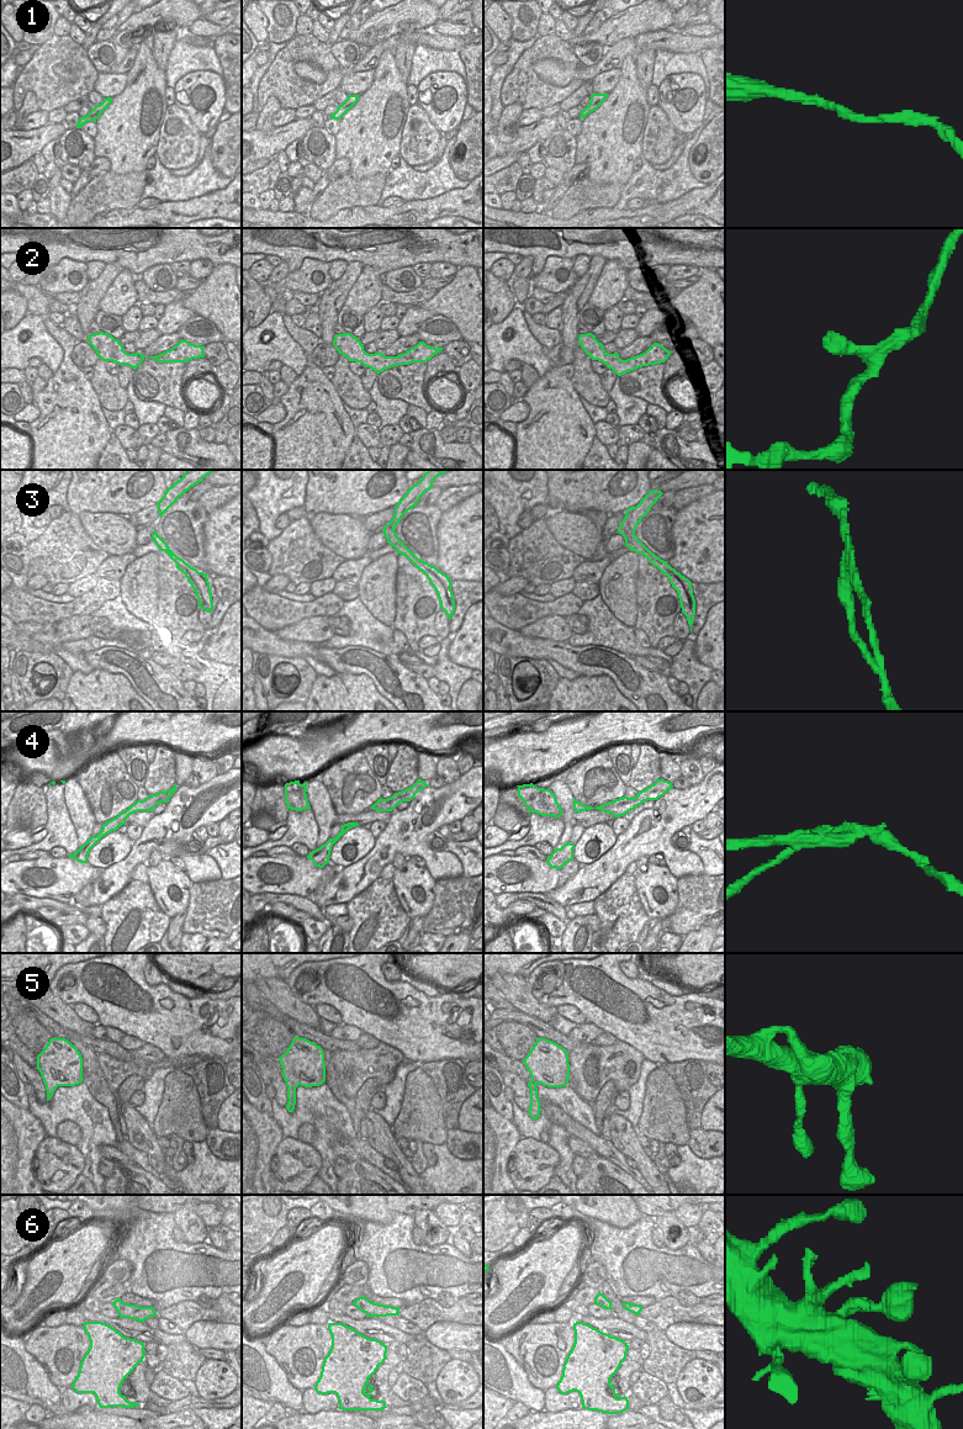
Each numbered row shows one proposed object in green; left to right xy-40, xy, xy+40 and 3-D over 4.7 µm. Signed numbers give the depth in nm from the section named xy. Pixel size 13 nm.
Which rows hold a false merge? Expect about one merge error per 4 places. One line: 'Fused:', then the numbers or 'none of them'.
Fused: 3, 4

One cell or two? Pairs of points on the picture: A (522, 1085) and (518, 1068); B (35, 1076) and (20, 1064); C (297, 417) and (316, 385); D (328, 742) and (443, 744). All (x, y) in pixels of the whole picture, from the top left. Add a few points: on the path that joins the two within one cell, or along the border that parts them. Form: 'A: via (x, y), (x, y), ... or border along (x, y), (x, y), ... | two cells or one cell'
A: border along (501, 1072), (516, 1073), (527, 1083) | two cells
B: via (31, 1075), (24, 1068) | one cell
C: via (305, 409), (311, 402), (312, 392) | one cell
D: via (356, 730), (414, 729) | one cell

